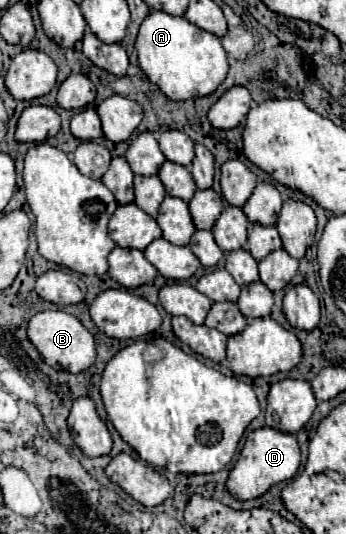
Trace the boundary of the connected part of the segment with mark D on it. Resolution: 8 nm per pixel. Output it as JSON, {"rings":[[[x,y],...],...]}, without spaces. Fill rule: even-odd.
{"rings":[[[268,426],[258,428],[254,432],[250,432],[244,442],[240,458],[228,476],[228,490],[238,500],[256,498],[256,496],[264,494],[270,486],[290,480],[296,474],[298,466],[300,466],[300,446],[298,446],[298,440],[294,434],[280,432],[280,430],[274,430]]]}

